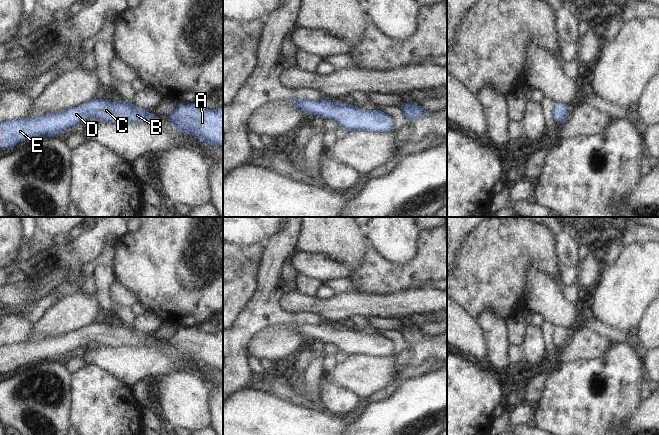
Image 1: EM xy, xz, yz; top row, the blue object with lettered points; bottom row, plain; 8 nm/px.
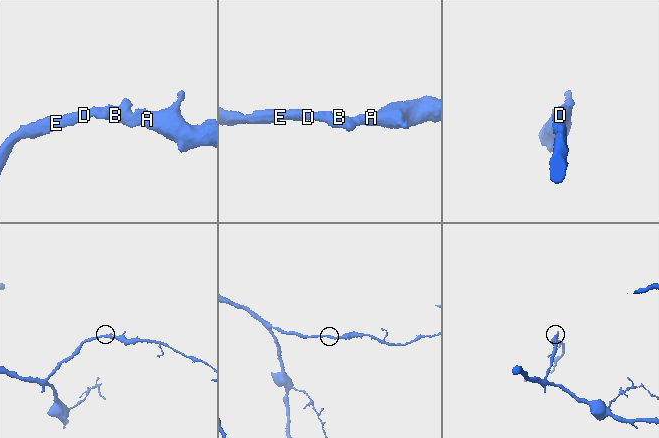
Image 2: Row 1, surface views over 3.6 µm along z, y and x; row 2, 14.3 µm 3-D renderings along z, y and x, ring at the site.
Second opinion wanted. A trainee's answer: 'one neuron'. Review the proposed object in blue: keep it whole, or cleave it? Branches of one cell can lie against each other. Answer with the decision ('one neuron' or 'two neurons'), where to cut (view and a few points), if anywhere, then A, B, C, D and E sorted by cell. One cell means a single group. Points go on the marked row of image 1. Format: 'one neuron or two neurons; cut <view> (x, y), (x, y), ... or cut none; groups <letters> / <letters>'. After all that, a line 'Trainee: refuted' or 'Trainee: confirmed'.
one neuron; cut none; groups A B C D E
Trainee: confirmed

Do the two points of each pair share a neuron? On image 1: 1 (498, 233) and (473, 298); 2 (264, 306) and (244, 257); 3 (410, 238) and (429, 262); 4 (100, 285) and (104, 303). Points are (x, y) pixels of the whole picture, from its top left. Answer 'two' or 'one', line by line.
1: one
2: two
3: two
4: one

